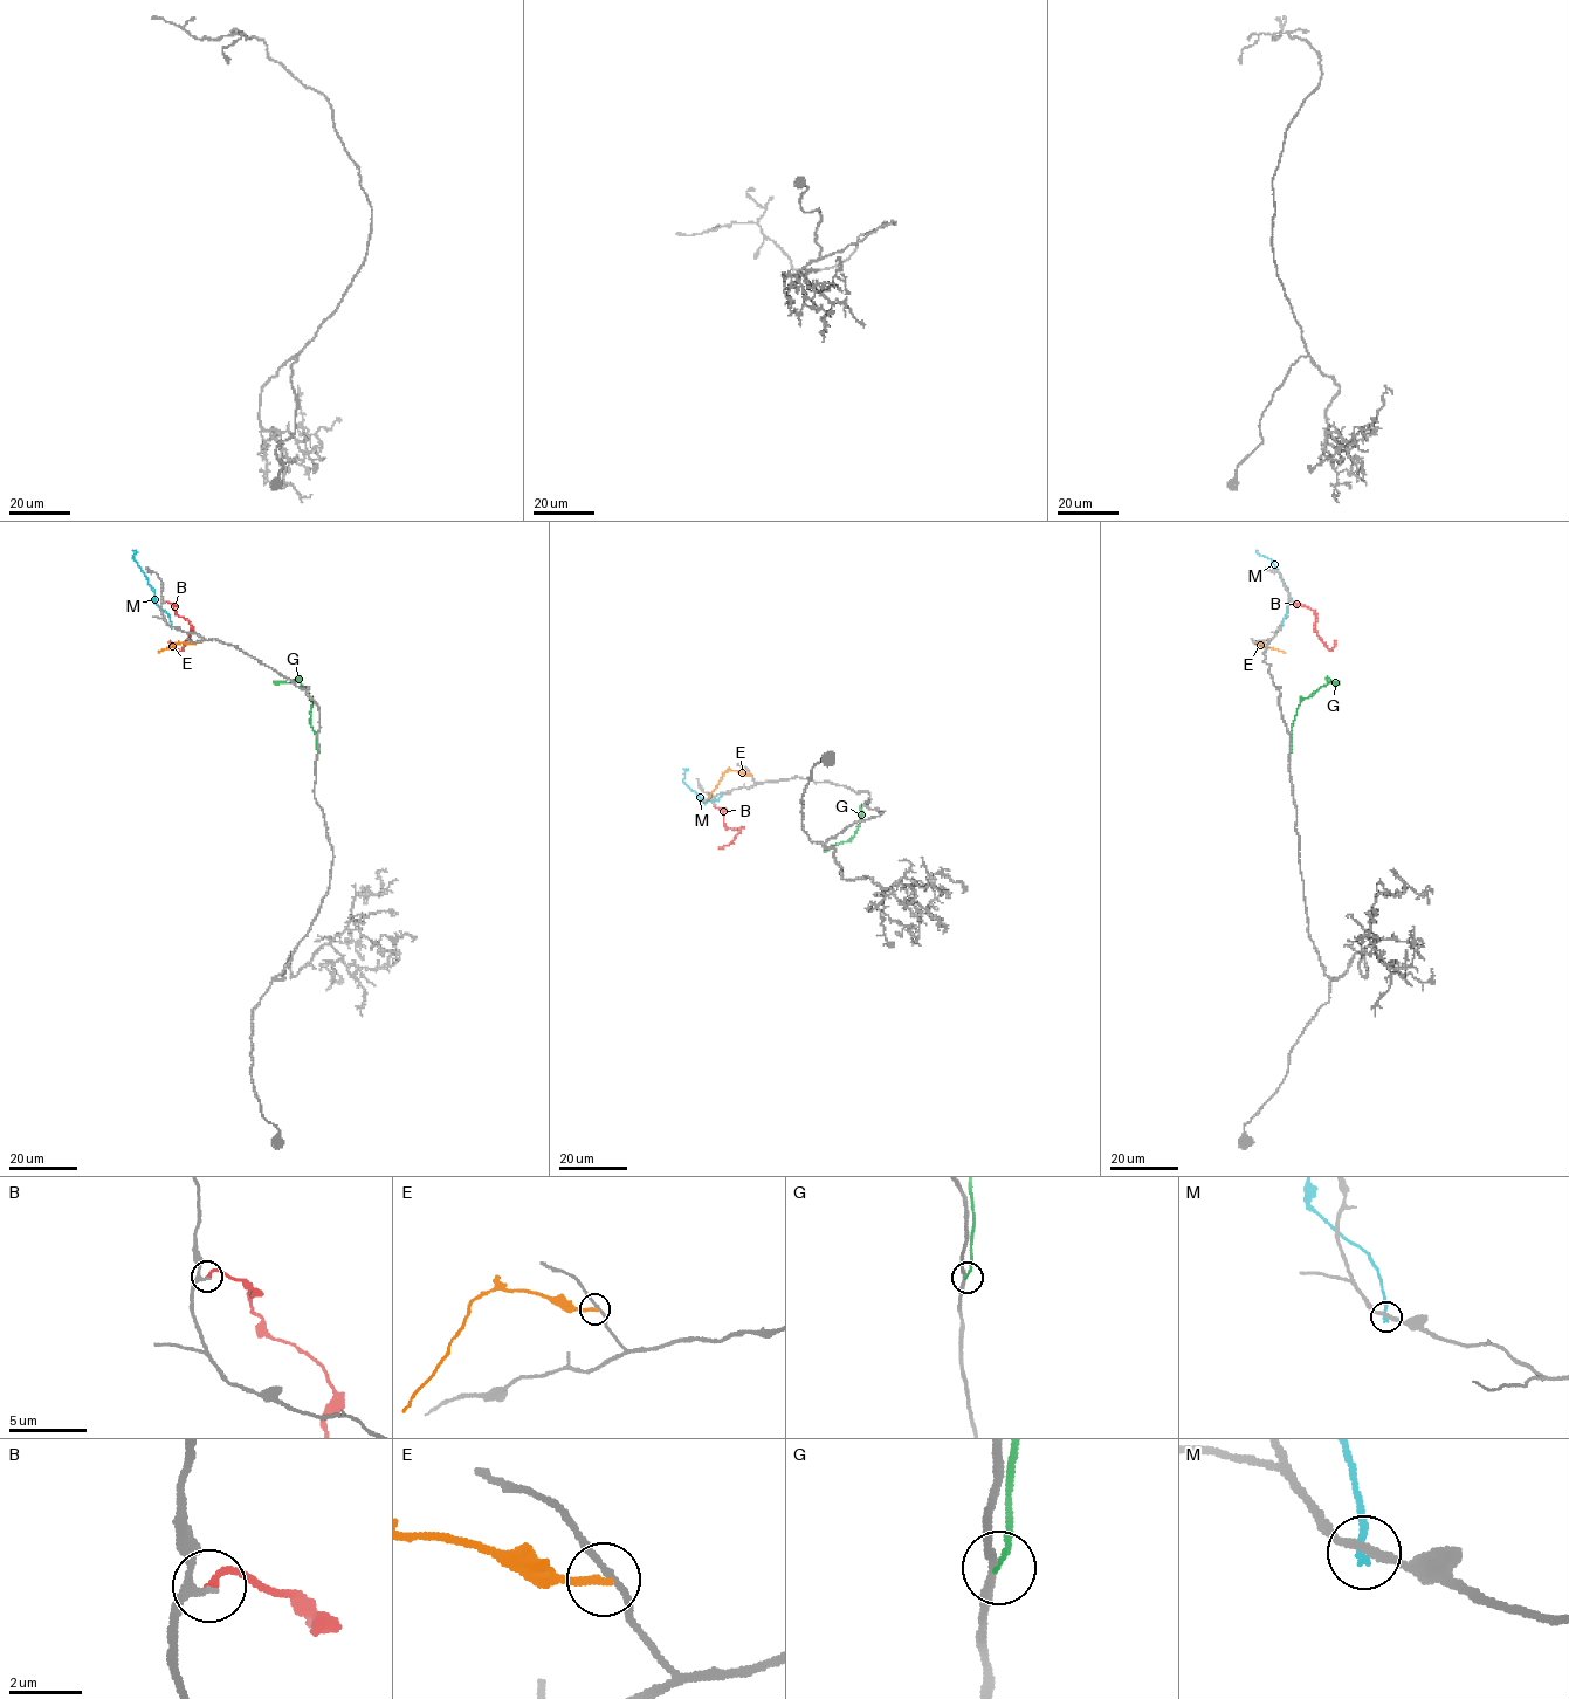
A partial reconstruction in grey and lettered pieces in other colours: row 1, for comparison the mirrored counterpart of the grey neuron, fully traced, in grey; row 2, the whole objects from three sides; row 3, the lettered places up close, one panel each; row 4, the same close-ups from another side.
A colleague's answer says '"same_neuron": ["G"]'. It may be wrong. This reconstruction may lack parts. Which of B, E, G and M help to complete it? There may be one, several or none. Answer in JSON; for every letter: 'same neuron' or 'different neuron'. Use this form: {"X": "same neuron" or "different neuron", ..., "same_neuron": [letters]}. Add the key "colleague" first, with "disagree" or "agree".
{"colleague": "disagree", "B": "same neuron", "E": "different neuron", "G": "different neuron", "M": "different neuron", "same_neuron": ["B"]}

